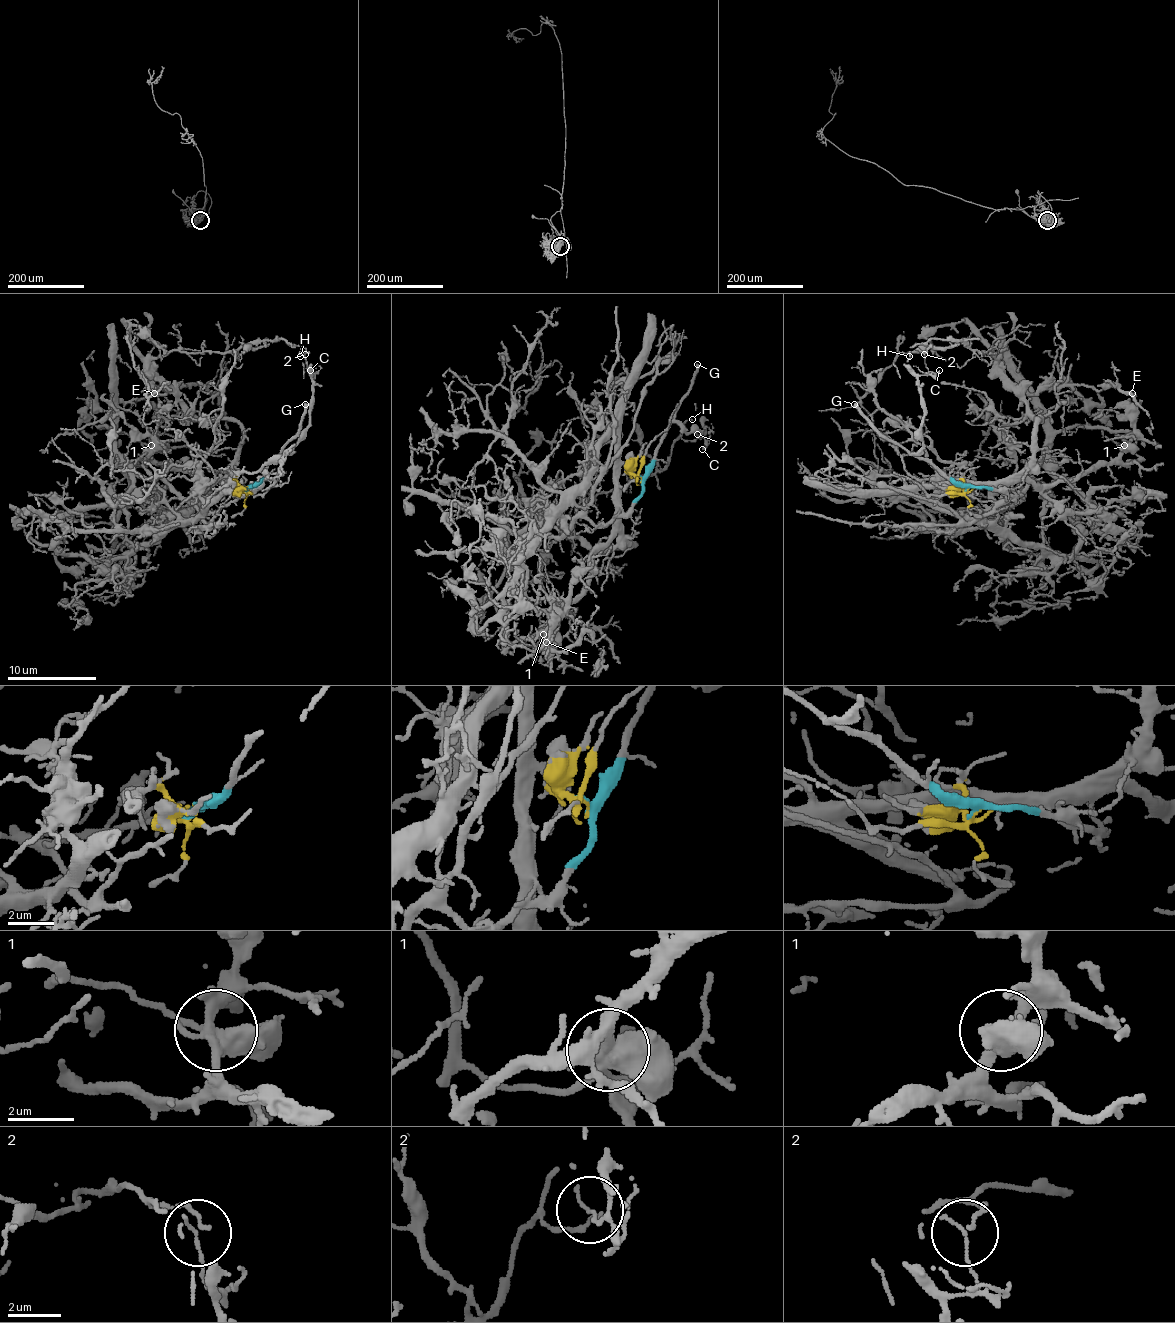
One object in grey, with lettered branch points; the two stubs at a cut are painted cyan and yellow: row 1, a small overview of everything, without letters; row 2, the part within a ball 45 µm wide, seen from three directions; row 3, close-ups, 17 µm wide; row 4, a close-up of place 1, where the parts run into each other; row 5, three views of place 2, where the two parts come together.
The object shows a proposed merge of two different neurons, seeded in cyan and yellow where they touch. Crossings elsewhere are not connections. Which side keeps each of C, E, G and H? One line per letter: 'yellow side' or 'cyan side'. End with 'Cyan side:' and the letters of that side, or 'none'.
C: cyan side
E: yellow side
G: cyan side
H: cyan side
Cyan side: C, G, H

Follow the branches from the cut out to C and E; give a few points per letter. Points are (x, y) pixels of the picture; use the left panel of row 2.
C: (249, 488), (274, 459), (294, 445), (310, 423), (314, 374), (310, 370)
E: (249, 488), (240, 490), (232, 477), (203, 483), (187, 472), (160, 465), (151, 454), (158, 405), (154, 392)

